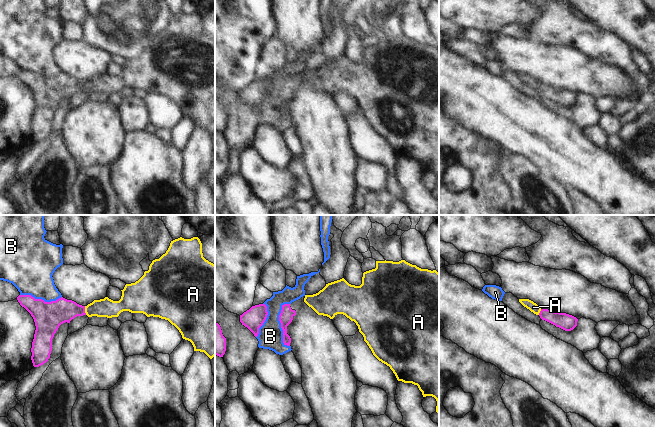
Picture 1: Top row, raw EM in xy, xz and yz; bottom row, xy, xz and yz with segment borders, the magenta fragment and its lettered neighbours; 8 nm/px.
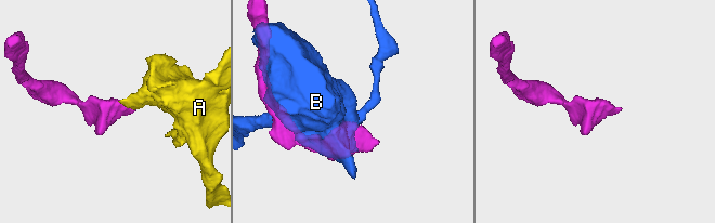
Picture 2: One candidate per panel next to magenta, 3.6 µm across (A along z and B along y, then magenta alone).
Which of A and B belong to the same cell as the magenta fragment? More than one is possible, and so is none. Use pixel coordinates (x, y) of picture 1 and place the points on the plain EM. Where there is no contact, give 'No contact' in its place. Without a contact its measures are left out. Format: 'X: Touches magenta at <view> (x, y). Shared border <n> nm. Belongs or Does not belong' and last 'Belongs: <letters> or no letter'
A: Touches magenta at xy (84, 86). Shared border 70 nm. Belongs
B: Touches magenta at xz (281, 102). Shared border 360 nm. Does not belong
Belongs: A

